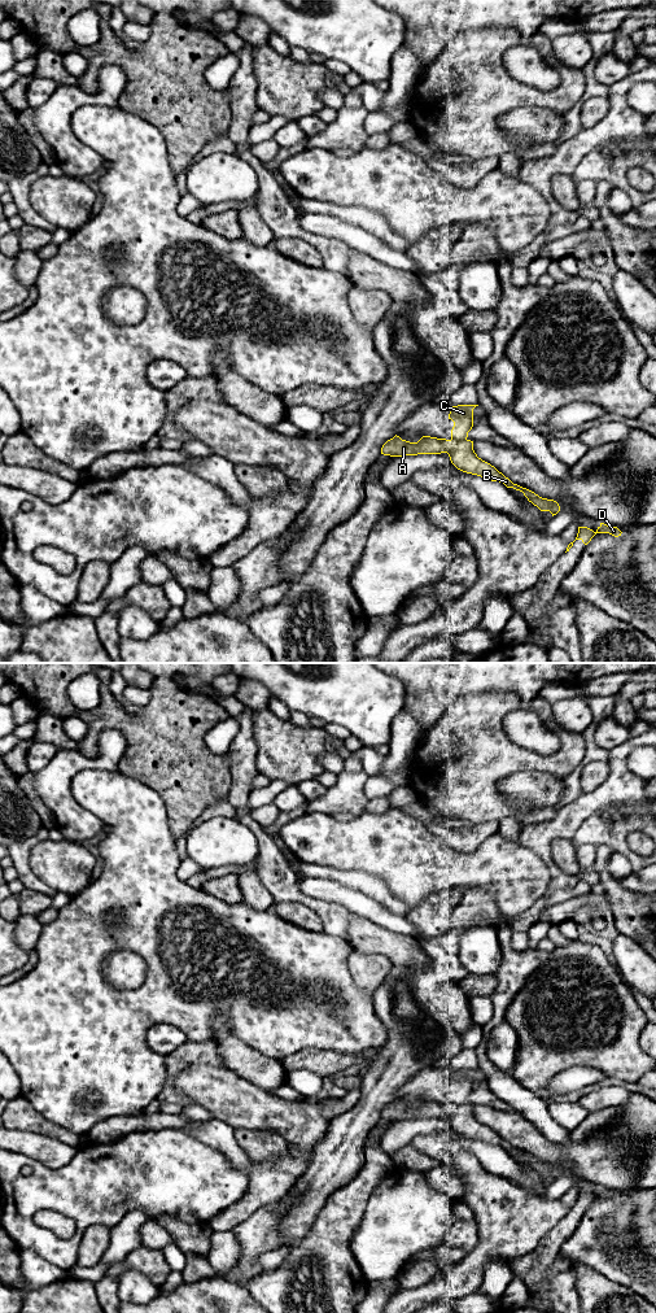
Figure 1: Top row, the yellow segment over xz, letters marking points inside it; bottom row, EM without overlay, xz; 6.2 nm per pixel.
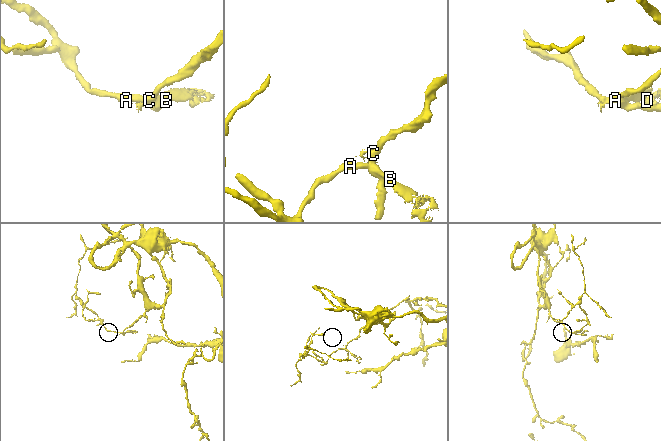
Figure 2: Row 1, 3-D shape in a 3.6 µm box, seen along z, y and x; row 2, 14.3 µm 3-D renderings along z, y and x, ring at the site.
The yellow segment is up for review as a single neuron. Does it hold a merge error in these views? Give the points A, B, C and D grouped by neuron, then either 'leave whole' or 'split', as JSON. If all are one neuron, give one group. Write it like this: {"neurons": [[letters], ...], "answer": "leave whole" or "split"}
{"neurons": [["A", "B", "D"], ["C"]], "answer": "split"}

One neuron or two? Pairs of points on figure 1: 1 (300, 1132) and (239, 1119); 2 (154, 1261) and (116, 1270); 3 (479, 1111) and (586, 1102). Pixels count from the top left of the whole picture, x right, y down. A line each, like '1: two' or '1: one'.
1: one
2: one
3: two

